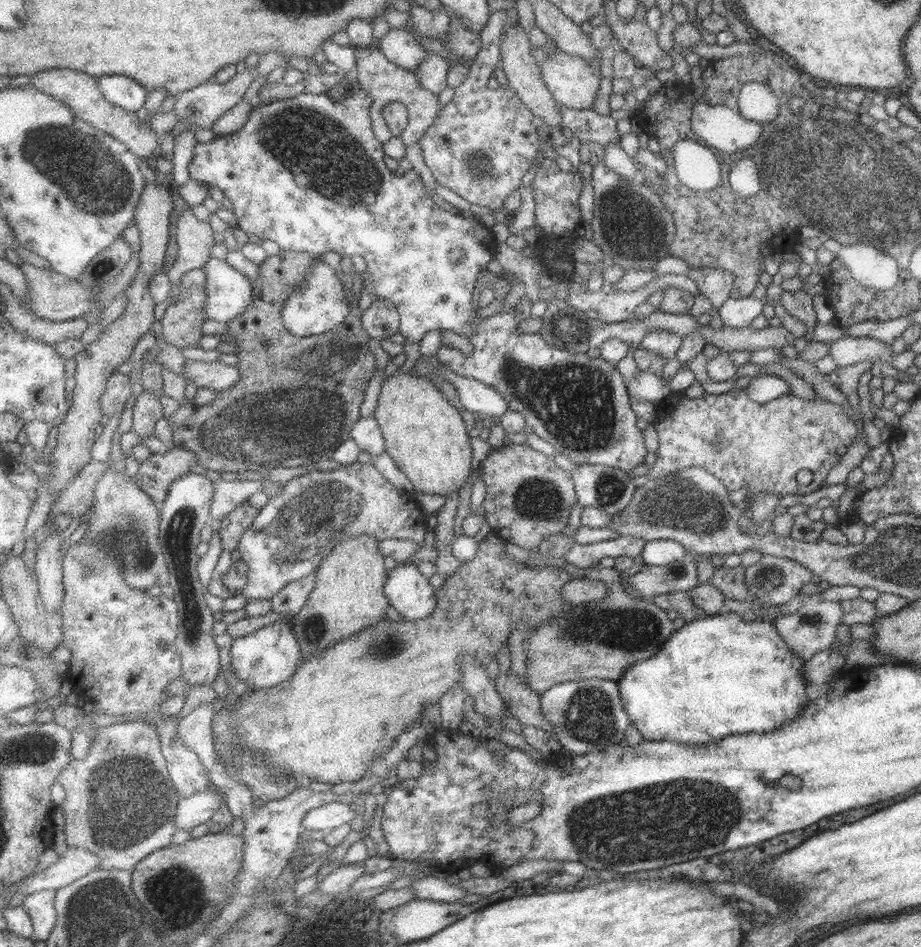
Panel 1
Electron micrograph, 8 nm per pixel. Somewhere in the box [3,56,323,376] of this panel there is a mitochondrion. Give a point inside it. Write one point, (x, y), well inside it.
(96, 181)

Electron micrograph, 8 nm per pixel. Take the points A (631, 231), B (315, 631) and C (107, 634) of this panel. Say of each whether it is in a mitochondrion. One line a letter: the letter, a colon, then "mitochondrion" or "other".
A: mitochondrion
B: mitochondrion
C: other

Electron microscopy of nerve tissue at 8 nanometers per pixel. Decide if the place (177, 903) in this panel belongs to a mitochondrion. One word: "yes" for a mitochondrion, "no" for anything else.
yes

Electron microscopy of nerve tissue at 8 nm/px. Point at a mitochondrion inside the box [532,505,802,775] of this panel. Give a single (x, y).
(629, 628)

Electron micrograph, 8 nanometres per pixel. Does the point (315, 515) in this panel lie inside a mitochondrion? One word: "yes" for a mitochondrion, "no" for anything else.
yes

